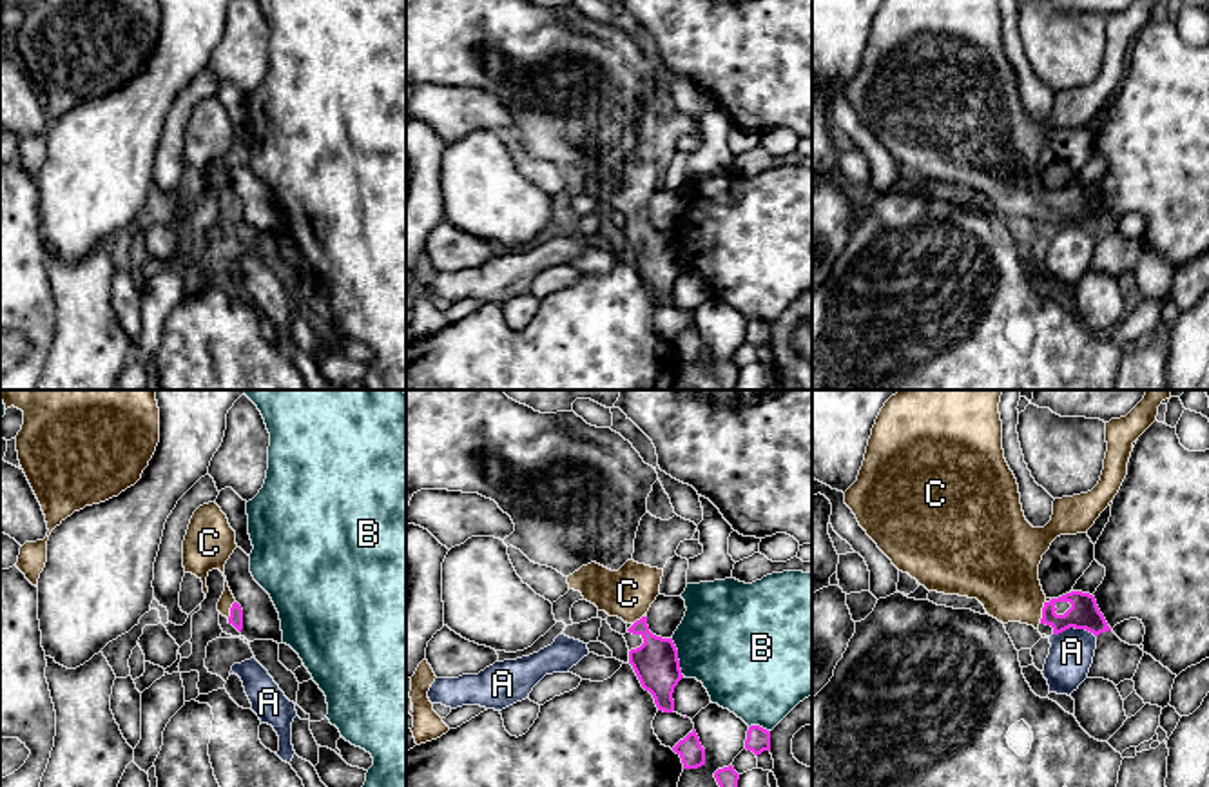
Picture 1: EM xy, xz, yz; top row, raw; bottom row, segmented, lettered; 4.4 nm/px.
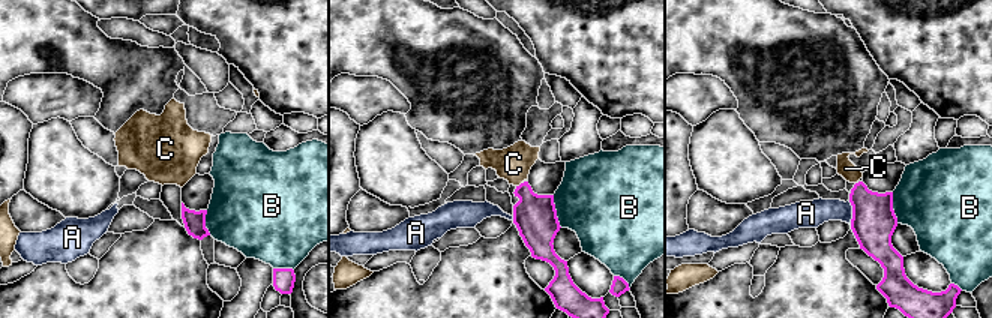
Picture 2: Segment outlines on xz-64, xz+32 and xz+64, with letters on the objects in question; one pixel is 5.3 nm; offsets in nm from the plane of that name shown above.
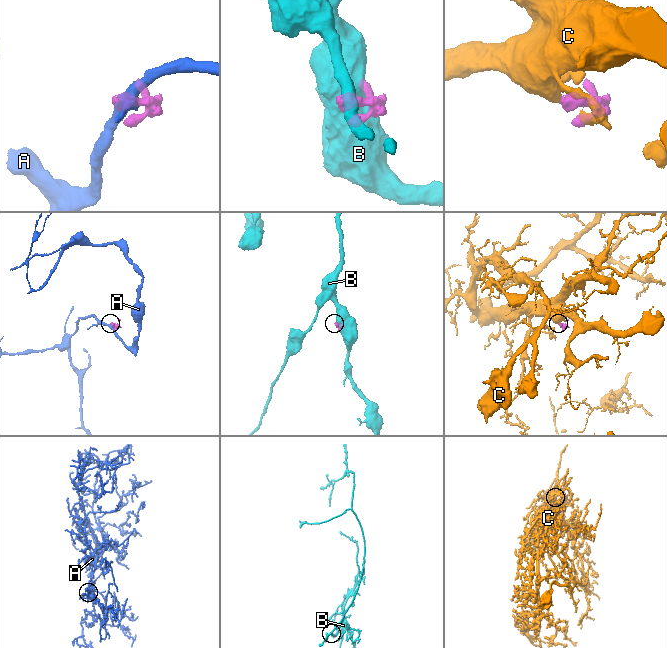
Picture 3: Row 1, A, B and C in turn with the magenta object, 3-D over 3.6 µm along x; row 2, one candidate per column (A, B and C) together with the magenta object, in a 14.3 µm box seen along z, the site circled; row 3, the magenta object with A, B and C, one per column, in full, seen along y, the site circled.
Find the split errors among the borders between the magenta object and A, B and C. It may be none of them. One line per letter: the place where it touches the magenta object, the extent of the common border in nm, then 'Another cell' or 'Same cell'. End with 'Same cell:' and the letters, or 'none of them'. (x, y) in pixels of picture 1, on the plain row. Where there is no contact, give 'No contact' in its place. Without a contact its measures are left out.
A: Touches magenta at yz (1075, 222). Shared border 190 nm. Another cell
B: Touches magenta at xz (677, 251). Shared border 190 nm. Another cell
C: Touches magenta at yz (1043, 205). Shared border 110 nm. Same cell
Same cell: C

